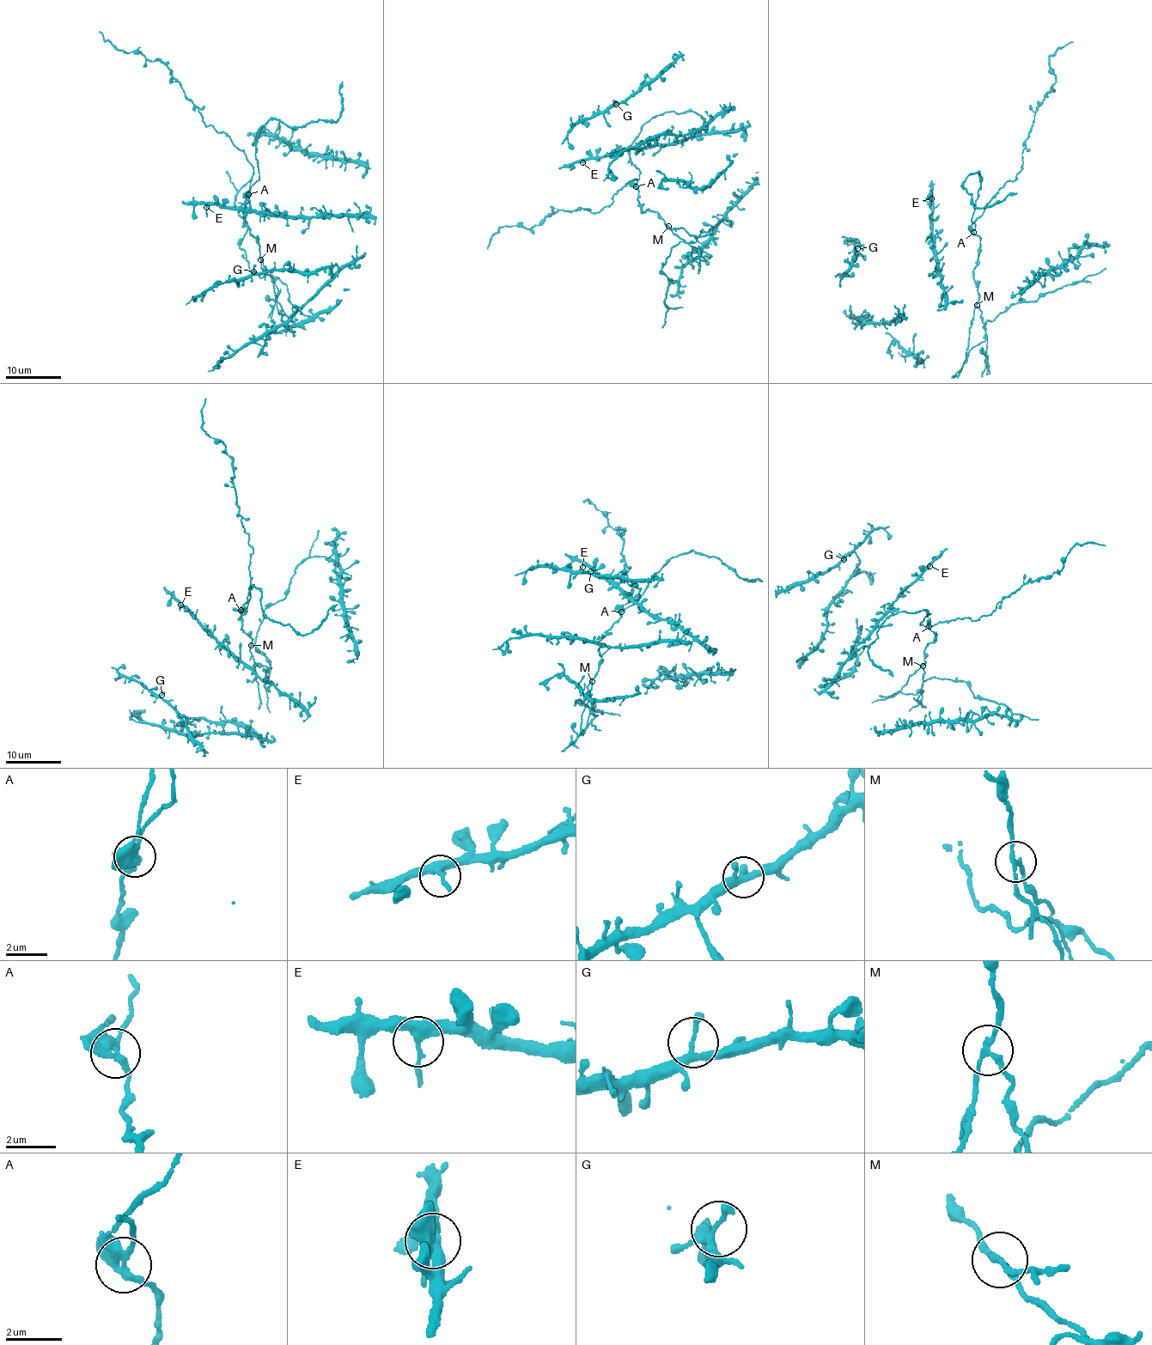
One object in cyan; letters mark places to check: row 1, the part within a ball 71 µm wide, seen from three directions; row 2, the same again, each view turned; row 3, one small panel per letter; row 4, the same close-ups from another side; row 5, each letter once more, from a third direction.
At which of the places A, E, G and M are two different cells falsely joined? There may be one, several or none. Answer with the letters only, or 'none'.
A, M

